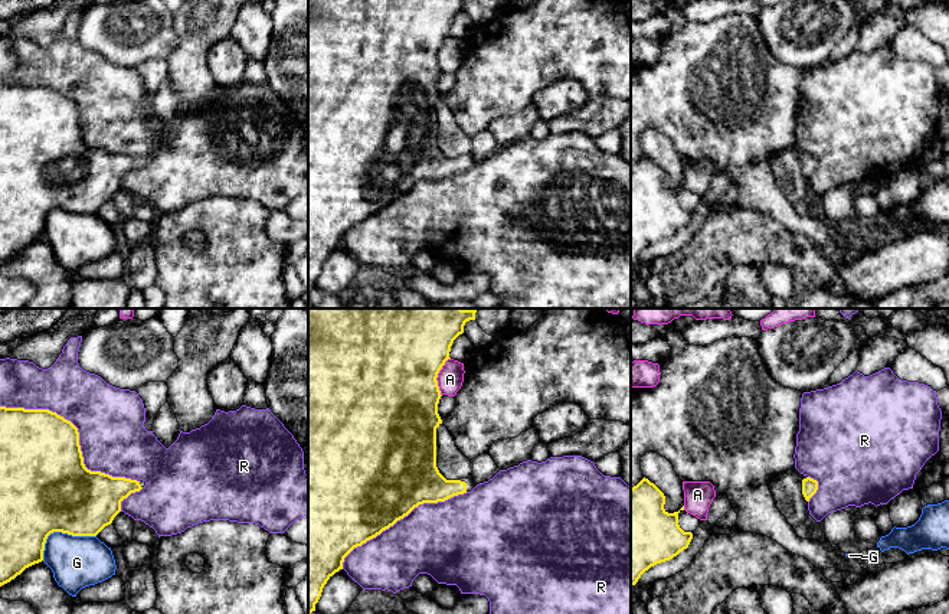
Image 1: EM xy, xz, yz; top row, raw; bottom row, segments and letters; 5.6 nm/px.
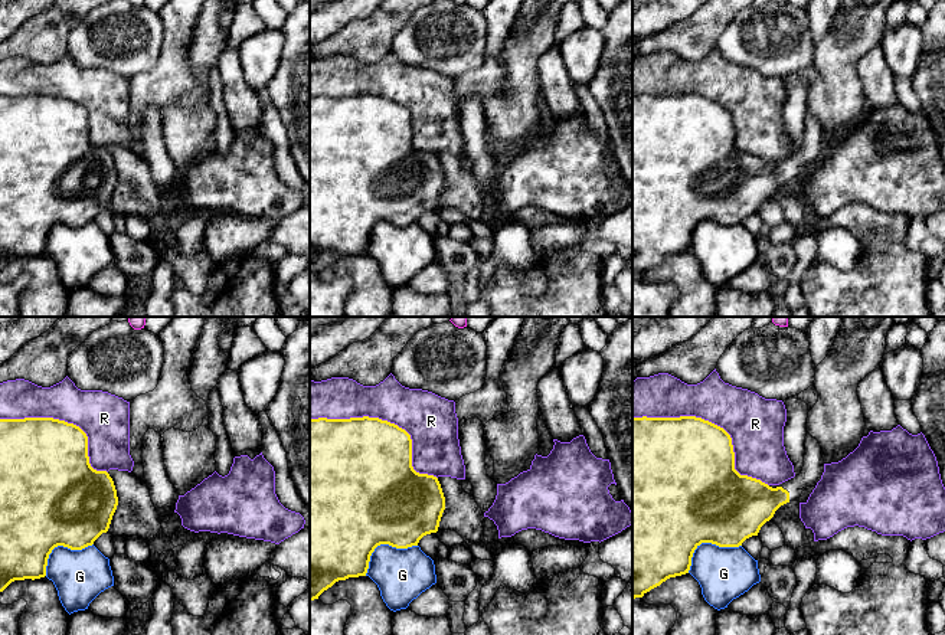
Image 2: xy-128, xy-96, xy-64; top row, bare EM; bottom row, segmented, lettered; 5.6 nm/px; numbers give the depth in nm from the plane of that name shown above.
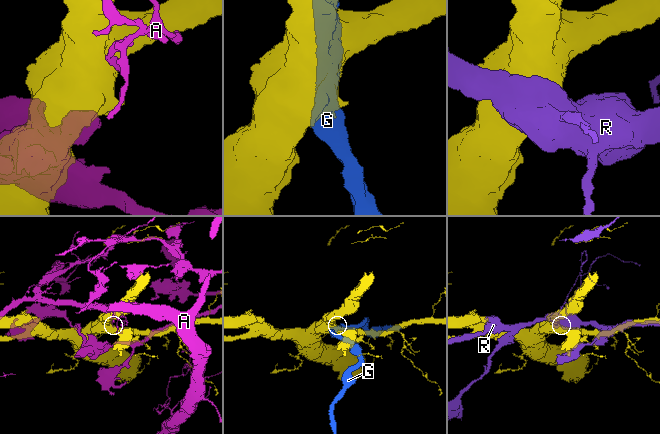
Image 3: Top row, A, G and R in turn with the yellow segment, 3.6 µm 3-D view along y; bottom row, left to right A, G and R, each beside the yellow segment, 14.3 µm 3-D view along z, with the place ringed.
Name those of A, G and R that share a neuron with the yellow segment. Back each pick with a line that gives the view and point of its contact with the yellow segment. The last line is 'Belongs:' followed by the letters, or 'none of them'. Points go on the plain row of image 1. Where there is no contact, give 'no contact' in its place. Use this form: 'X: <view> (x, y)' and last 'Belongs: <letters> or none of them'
Belongs: none of them

